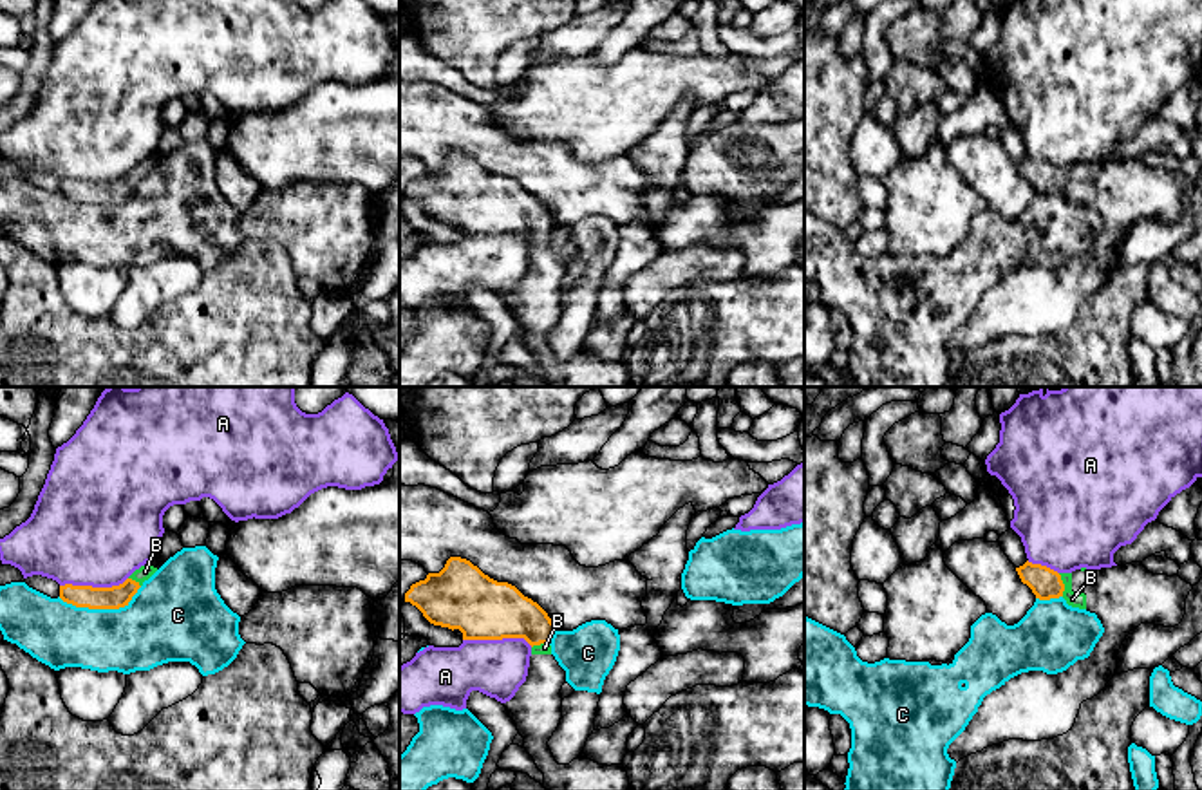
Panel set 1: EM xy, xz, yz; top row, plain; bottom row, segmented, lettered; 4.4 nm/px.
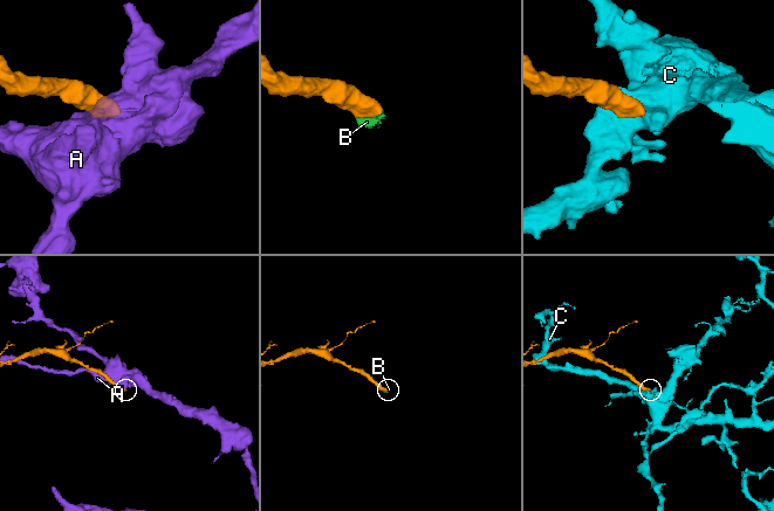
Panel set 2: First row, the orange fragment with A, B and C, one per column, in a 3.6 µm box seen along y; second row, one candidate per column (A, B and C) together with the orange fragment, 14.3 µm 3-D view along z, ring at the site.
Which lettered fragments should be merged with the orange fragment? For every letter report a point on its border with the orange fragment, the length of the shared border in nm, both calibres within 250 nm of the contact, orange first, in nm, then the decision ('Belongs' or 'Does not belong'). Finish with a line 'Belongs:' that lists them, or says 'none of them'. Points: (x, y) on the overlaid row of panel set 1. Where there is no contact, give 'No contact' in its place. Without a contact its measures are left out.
A: Touches orange at xz (497, 639). Shared border 320 nm. Thickness 280 nm (orange) against 260 nm. Does not belong
B: Touches orange at yz (1063, 584). Shared border 110 nm. Thickness 140 nm (orange) against 70 nm. Belongs
C: Touches orange at xy (100, 608). Shared border 380 nm. Thickness 100 nm (orange) against 300 nm. Does not belong
Belongs: B

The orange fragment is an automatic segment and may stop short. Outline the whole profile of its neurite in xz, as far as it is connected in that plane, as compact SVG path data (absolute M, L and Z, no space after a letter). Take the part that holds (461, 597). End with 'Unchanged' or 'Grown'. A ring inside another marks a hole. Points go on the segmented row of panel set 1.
M450 557L439 573L428 573L425 580L412 584L405 593L405 602L416 606L430 624L459 629L463 640L524 638L531 645L526 682L502 705L524 738L526 752L544 774L546 790L629 790L624 765L598 765L584 752L569 765L559 765L548 747L562 718L560 689L566 683L566 671L551 654L549 642L557 627L537 602L524 597L515 586L490 578L461 557Z. Grown

